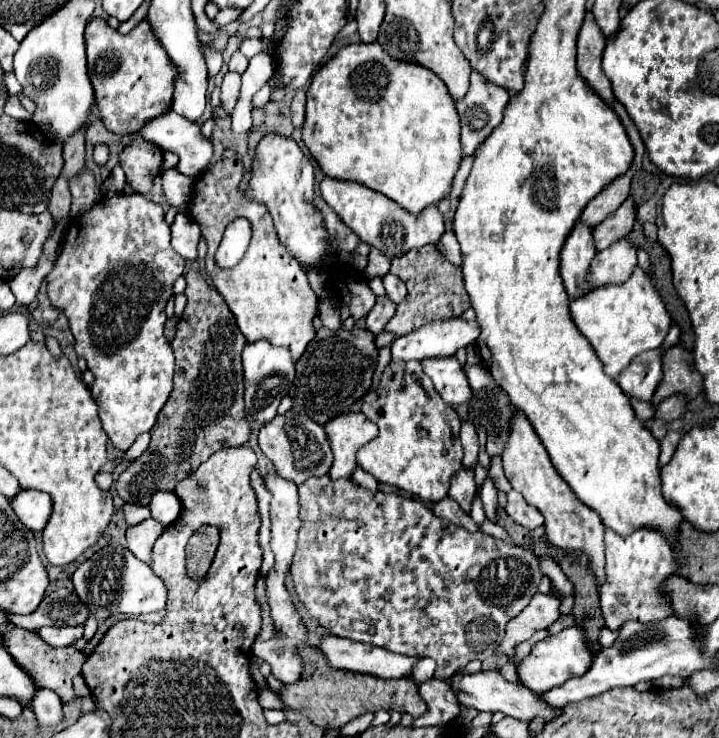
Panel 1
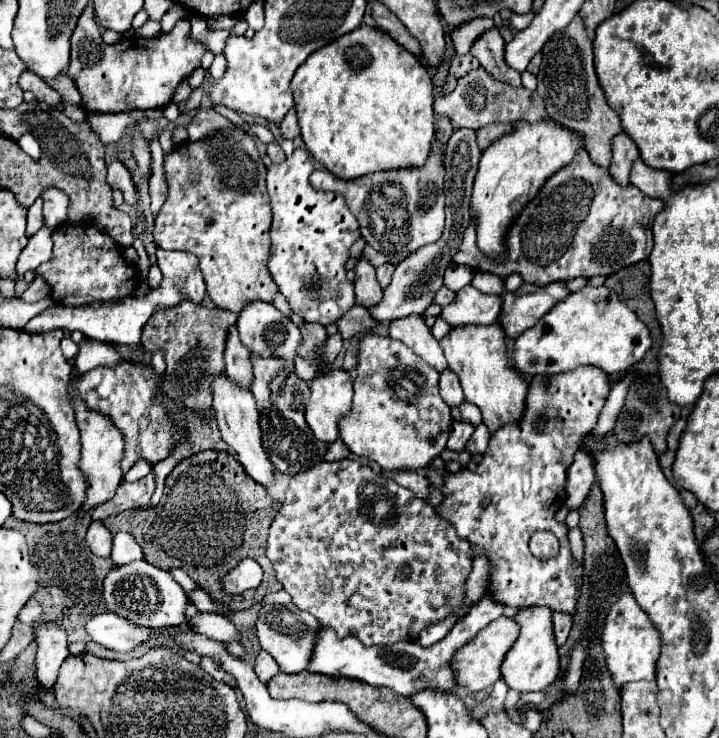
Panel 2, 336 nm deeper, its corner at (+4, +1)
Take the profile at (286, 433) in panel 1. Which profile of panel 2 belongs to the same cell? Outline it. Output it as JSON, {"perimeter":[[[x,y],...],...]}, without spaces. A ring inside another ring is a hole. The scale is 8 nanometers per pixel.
{"perimeter":[[[251,354],[253,362],[253,386],[251,392],[257,398],[257,406],[261,412],[261,430],[263,430],[263,446],[269,454],[273,466],[283,474],[299,474],[317,466],[325,460],[327,444],[319,442],[305,420],[307,398],[311,396],[309,384],[295,376],[293,362],[285,362],[279,358],[259,358]]]}

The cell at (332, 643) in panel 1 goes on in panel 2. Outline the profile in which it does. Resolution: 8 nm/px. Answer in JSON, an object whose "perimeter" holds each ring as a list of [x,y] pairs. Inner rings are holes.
{"perimeter":[[[275,604],[265,606],[261,610],[263,614],[257,620],[255,634],[259,638],[259,644],[263,650],[267,650],[279,664],[281,672],[297,674],[307,670],[307,662],[311,662],[311,650],[315,648],[315,638],[319,636],[321,624],[315,616],[299,610],[295,604]]]}

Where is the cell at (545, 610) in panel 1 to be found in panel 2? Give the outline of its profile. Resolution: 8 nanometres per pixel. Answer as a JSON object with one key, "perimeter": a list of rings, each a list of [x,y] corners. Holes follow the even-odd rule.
{"perimeter":[[[501,616],[497,620],[491,622],[491,626],[487,626],[483,630],[483,634],[479,634],[473,642],[465,644],[453,660],[453,668],[457,672],[457,684],[465,686],[471,692],[479,692],[485,690],[489,686],[493,686],[499,678],[501,678],[501,664],[503,658],[507,654],[507,650],[511,650],[511,646],[515,644],[515,638],[519,636],[519,624],[515,622],[515,618],[509,616]]]}

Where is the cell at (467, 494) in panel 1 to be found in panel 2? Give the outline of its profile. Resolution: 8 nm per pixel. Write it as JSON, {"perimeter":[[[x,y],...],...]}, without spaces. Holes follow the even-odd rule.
{"perimeter":[[[453,422],[451,434],[449,434],[449,442],[447,442],[447,448],[449,448],[449,450],[455,450],[455,452],[465,450],[467,440],[471,438],[473,430],[475,430],[475,428],[473,428],[471,424],[467,424],[467,422]]]}

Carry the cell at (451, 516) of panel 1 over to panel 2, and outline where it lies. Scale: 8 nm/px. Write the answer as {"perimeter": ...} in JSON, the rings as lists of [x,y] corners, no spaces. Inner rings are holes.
{"perimeter":[[[397,472],[395,474],[395,482],[399,486],[405,486],[409,490],[413,490],[419,498],[429,498],[429,480],[427,476],[423,476],[421,472]]]}

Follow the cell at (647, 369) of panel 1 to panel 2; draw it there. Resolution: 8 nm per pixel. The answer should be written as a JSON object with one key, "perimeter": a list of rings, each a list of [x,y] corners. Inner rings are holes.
{"perimeter":[[[579,366],[567,374],[549,376],[547,388],[545,388],[545,378],[535,376],[531,380],[531,392],[527,396],[523,422],[519,426],[503,426],[491,436],[489,448],[483,454],[483,460],[475,472],[459,470],[457,474],[447,474],[443,486],[445,502],[437,512],[455,526],[461,538],[467,538],[471,542],[477,554],[485,552],[493,562],[493,572],[491,572],[493,600],[515,608],[549,606],[553,612],[557,610],[569,614],[575,612],[583,568],[573,560],[567,542],[567,526],[555,522],[555,512],[565,502],[565,472],[571,466],[583,436],[595,428],[609,392],[611,392],[609,374],[603,374],[603,370],[599,370],[597,366]],[[487,496],[491,498],[489,506],[481,506]],[[537,530],[549,530],[559,538],[561,544],[559,556],[545,562],[531,556],[527,542],[531,534]]]}

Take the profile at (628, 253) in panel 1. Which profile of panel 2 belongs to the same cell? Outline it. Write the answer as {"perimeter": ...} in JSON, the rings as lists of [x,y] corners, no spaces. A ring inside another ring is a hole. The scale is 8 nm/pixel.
{"perimeter":[[[553,282],[547,286],[523,284],[515,292],[503,294],[501,326],[509,338],[517,338],[527,328],[535,326],[559,300],[567,298],[571,290],[565,282]]]}

